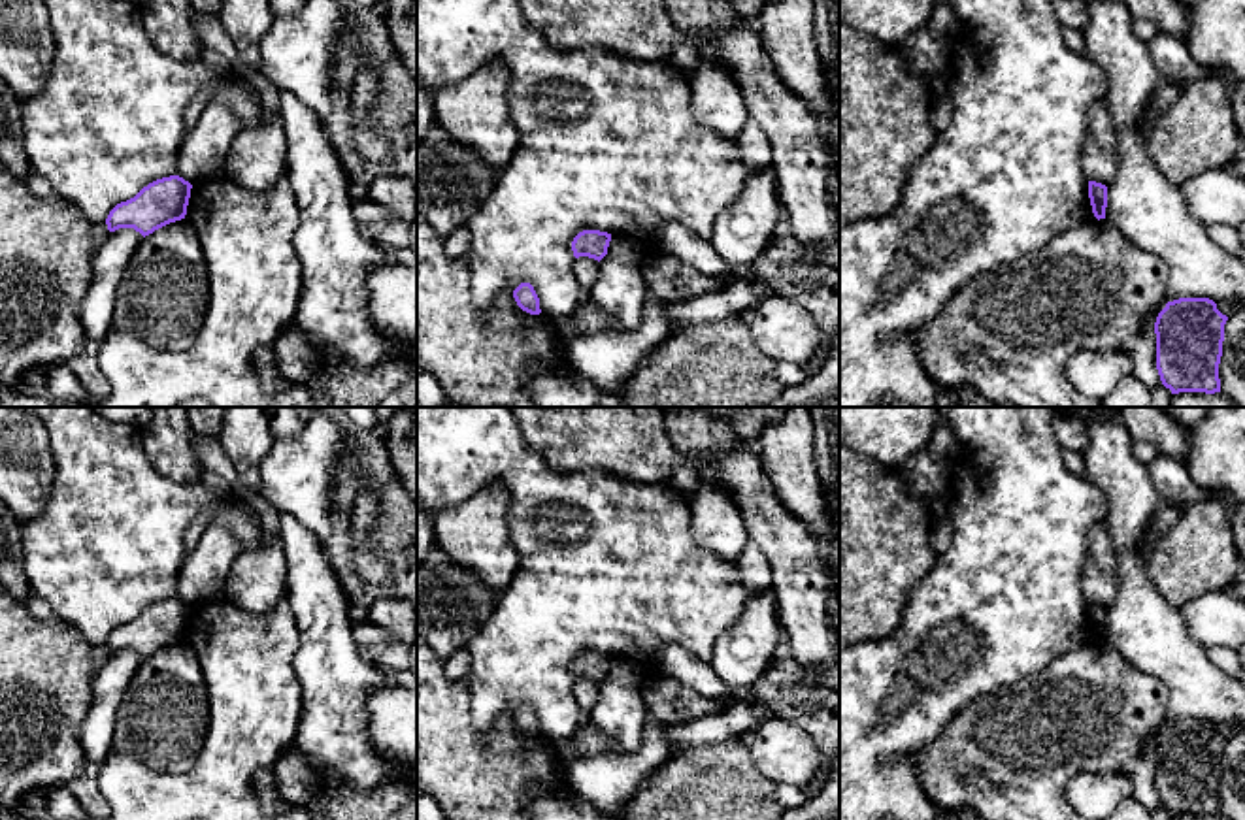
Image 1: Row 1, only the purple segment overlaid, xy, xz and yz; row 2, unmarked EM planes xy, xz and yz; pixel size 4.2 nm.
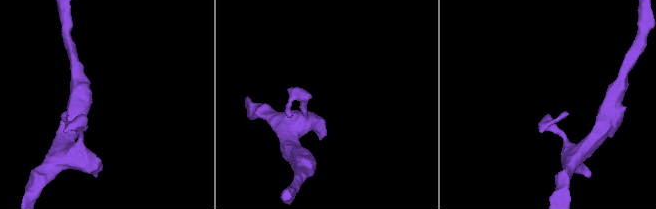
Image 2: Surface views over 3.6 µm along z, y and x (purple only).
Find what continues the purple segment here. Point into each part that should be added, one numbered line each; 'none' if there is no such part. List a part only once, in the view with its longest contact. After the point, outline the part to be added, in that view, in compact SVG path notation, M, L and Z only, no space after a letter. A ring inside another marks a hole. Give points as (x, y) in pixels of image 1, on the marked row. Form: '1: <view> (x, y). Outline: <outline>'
none

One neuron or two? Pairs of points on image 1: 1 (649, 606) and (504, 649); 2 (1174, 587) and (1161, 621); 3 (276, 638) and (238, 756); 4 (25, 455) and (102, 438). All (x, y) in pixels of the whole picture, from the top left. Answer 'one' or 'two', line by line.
1: one
2: two
3: one
4: two

